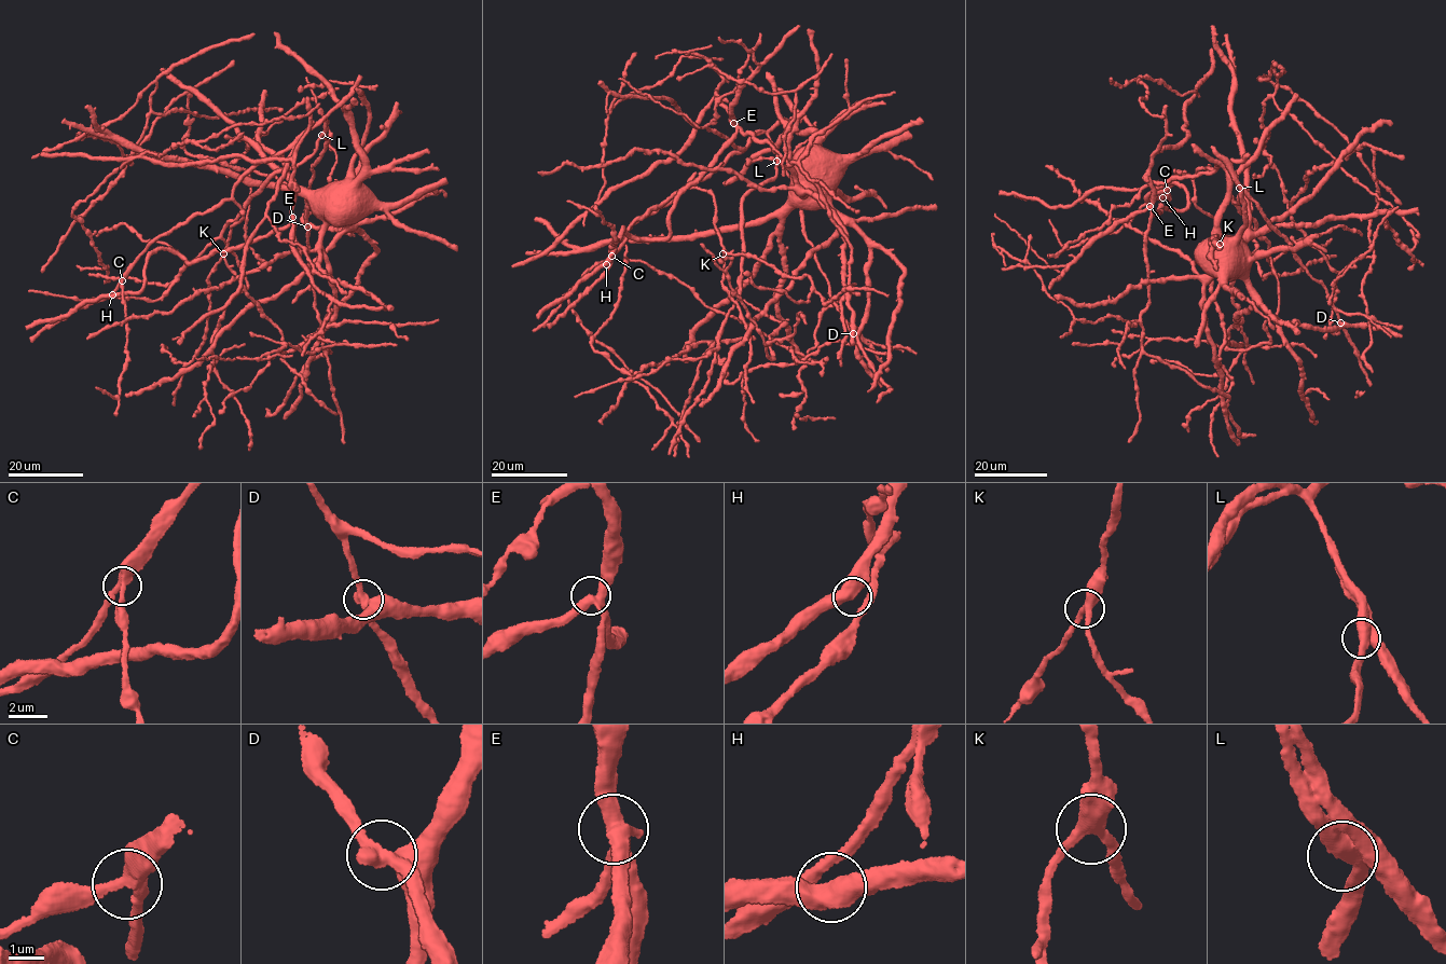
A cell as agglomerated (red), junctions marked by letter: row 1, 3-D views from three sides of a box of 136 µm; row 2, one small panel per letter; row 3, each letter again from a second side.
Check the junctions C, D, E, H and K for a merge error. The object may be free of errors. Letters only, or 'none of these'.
none of these

